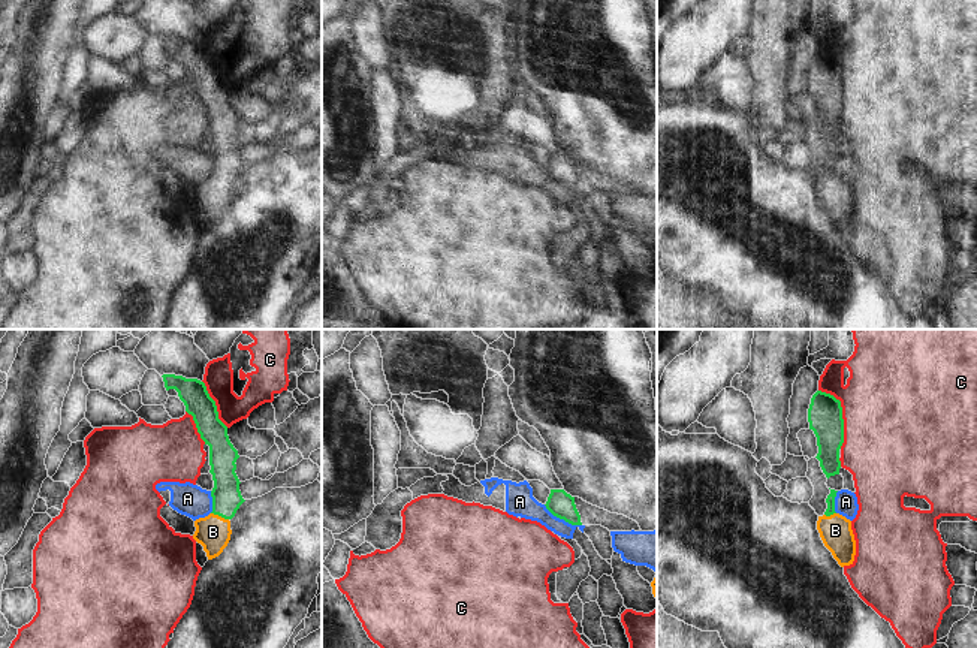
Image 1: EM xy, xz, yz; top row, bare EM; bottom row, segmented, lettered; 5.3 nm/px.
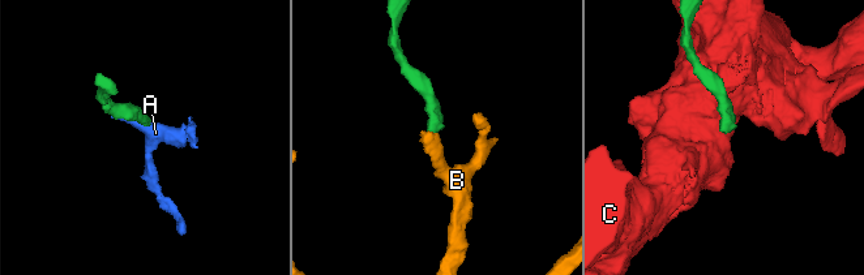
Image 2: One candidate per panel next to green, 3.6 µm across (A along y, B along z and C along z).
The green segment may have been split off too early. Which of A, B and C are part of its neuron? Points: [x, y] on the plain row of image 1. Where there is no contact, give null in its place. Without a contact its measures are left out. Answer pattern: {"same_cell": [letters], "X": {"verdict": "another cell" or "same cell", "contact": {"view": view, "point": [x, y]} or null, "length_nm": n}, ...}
{"same_cell": ["B"], "A": {"verdict": "another cell", "contact": {"view": "xz", "point": [563, 183]}, "length_nm": 240}, "B": {"verdict": "same cell", "contact": {"view": "xy", "point": [220, 180]}, "length_nm": 100}, "C": {"verdict": "another cell", "contact": {"view": "yz", "point": [841, 80]}, "length_nm": 340}}

